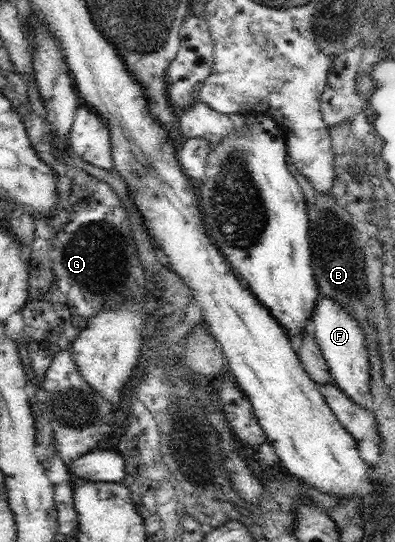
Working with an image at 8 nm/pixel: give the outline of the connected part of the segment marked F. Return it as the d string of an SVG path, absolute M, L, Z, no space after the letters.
M321 293L320 297L320 301L318 300L314 306L314 312L312 312L307 324L307 330L315 334L318 347L326 359L334 383L352 401L366 408L366 392L371 391L371 366L360 323L354 319L354 316L346 312L342 303L336 302L328 295Z

